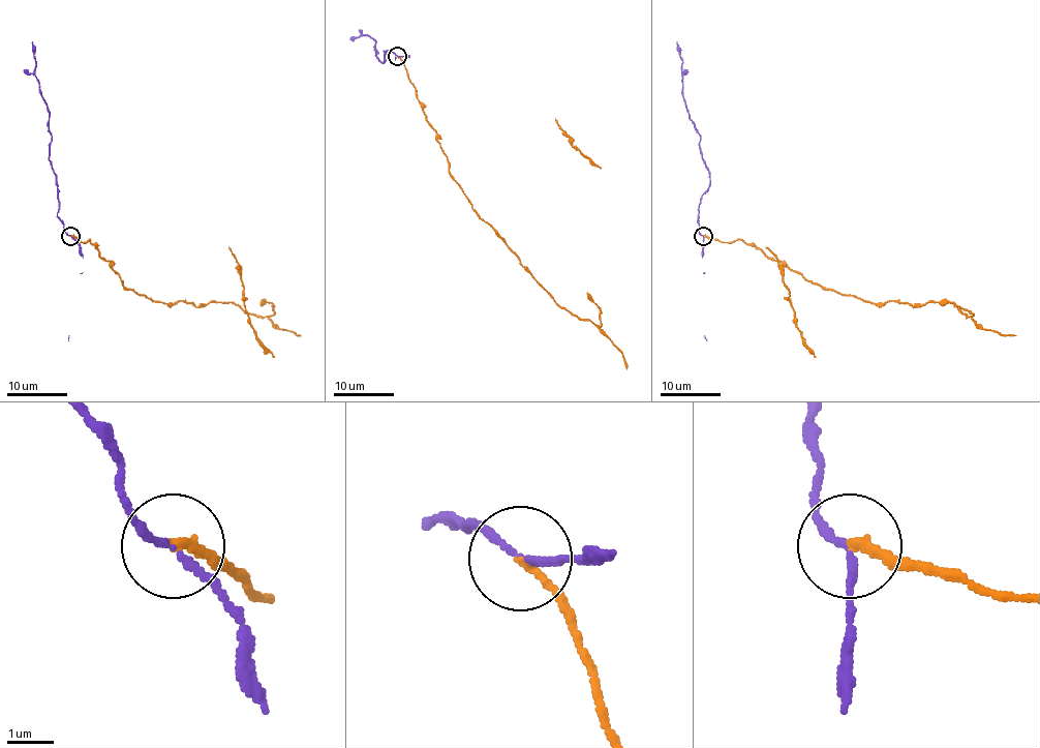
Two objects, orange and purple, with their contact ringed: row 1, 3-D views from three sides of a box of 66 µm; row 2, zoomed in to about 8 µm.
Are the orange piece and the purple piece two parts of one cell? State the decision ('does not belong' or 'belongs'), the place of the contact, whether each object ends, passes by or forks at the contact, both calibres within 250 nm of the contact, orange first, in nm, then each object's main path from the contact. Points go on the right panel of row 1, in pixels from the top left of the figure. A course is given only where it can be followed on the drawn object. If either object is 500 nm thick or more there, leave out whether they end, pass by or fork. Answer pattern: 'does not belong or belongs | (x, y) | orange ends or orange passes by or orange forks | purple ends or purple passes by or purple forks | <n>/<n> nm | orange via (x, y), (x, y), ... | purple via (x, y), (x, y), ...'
does not belong | (703, 236) | orange ends | purple passes by | 200/150 nm | orange via (703, 236), (720, 242), (742, 239), (813, 282), (874, 303), (952, 302), (983, 329), (1016, 335) | purple via (703, 236), (700, 197), (709, 186), (709, 173), (682, 95), (676, 41)

